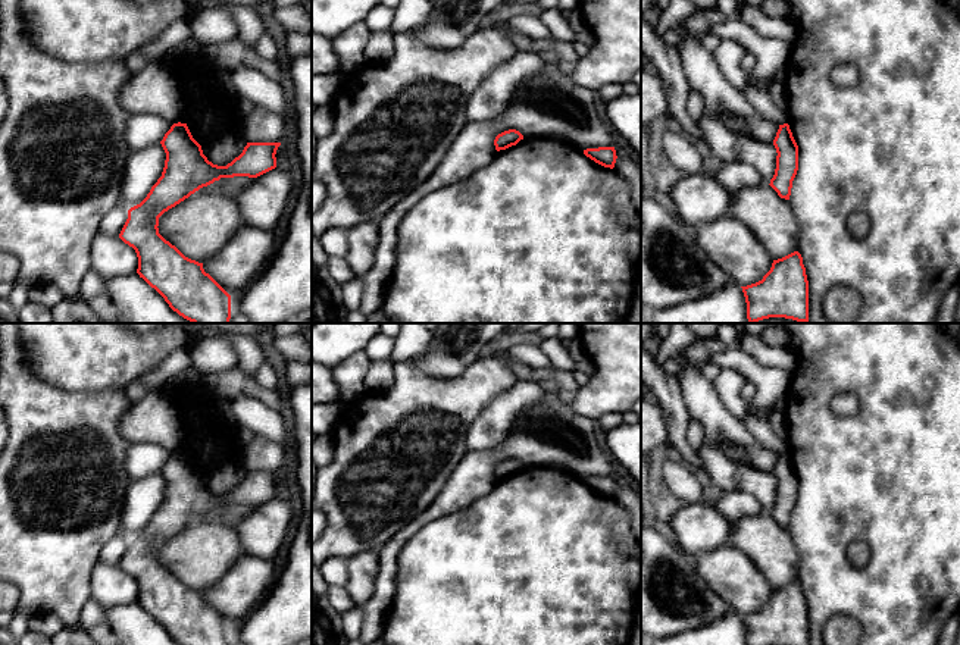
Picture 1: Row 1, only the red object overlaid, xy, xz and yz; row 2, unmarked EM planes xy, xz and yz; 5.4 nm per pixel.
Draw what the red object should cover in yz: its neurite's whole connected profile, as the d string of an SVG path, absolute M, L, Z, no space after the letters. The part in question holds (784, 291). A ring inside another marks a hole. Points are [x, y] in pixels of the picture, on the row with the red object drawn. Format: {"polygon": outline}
{"polygon": "M798 251L773 260L762 281L741 288L750 323L769 317L809 323L809 281Z"}

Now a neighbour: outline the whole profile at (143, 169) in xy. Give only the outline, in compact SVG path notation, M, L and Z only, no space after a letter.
M153 144L131 153L125 166L121 206L131 209L140 204L162 176L166 153L162 144Z

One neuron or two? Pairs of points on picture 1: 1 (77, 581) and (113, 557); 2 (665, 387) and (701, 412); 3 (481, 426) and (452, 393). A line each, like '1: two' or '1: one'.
1: two
2: two
3: two

